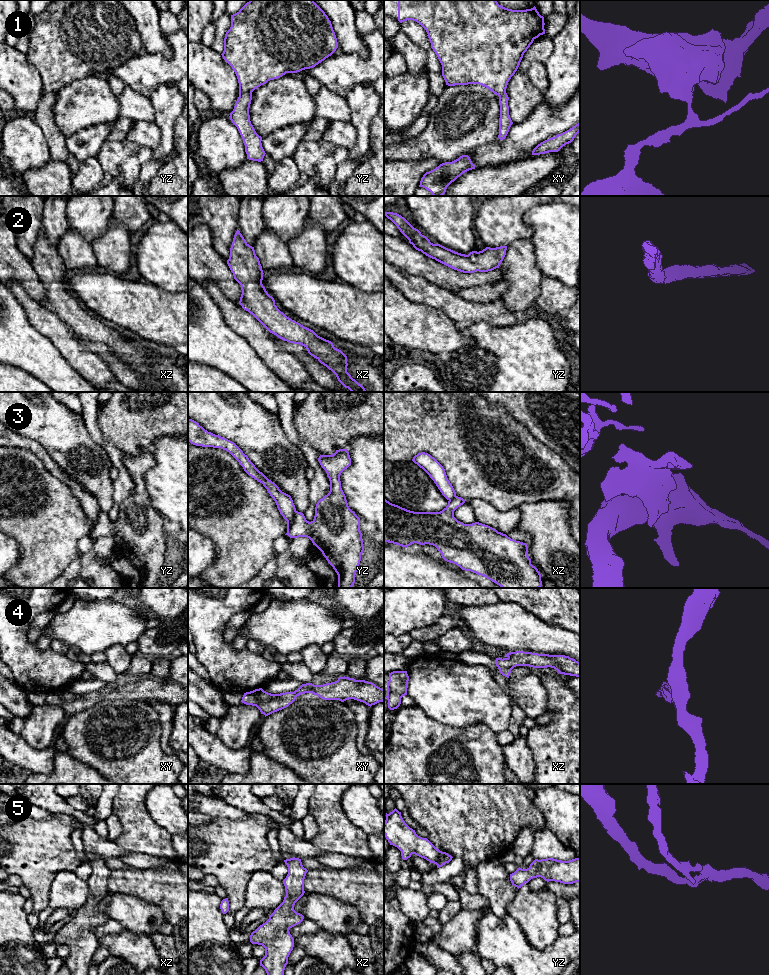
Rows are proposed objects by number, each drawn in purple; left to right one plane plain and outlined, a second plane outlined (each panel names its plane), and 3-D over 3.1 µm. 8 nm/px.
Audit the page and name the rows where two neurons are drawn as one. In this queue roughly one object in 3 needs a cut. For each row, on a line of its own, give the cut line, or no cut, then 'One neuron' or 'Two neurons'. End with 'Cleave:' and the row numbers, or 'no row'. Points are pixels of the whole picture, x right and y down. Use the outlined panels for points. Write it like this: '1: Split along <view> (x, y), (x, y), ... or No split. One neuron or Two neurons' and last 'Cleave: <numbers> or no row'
1: Split along yz (251, 91), (239, 95). Two neurons
2: No split. One neuron
3: Split along yz (296, 511), (287, 534). Two neurons
4: No split. One neuron
5: No split. One neuron
Cleave: 1, 3

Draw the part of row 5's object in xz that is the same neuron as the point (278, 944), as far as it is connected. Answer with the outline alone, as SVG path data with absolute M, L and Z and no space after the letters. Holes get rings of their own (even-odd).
M301 859L284 860L288 874L283 880L286 896L283 902L269 915L269 919L250 935L252 944L262 945L265 956L260 960L267 975L284 975L288 957L294 947L294 938L289 929L300 924L304 916L294 910L295 903L304 895L304 879L308 870Z

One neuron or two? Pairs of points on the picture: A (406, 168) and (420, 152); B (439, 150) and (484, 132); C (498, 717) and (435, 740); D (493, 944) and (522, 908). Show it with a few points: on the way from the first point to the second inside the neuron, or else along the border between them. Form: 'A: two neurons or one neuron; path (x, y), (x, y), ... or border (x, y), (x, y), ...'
A: two neurons; border (437, 159), (394, 160)
B: one neuron; path (450, 143), (460, 141), (473, 134)
C: two neurons; border (458, 727), (486, 724), (496, 734)
D: two neurons; border (508, 914), (517, 922), (527, 938)

